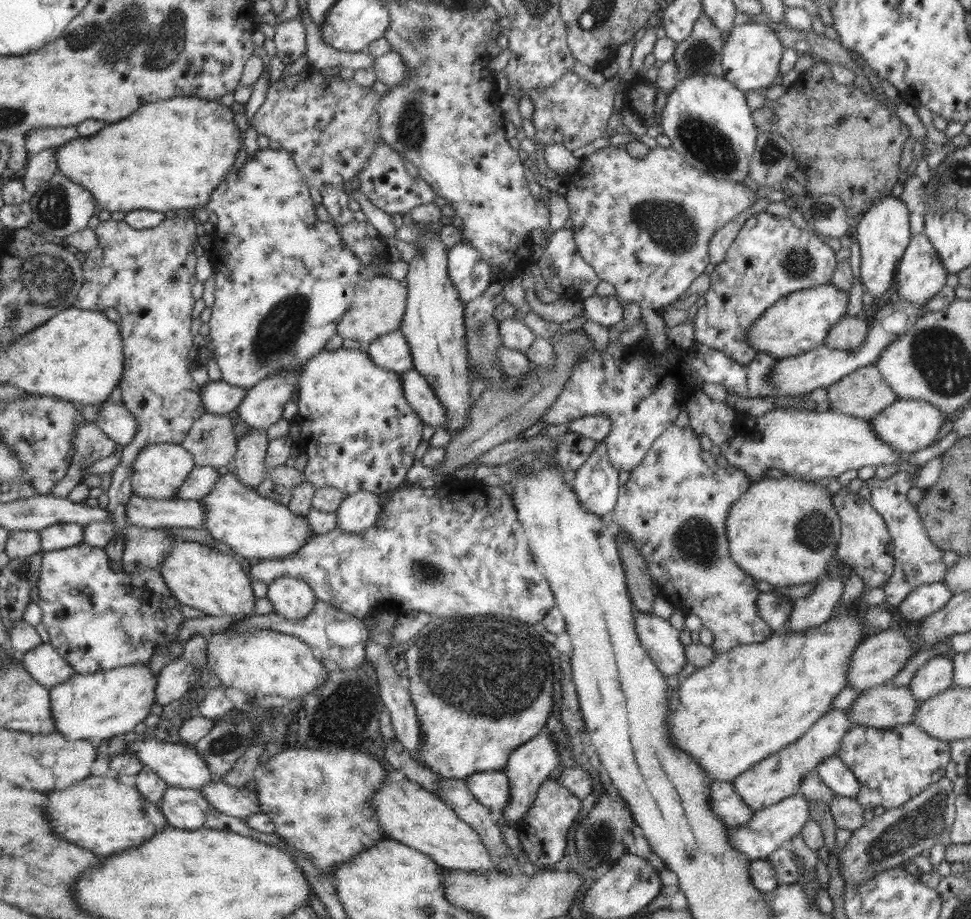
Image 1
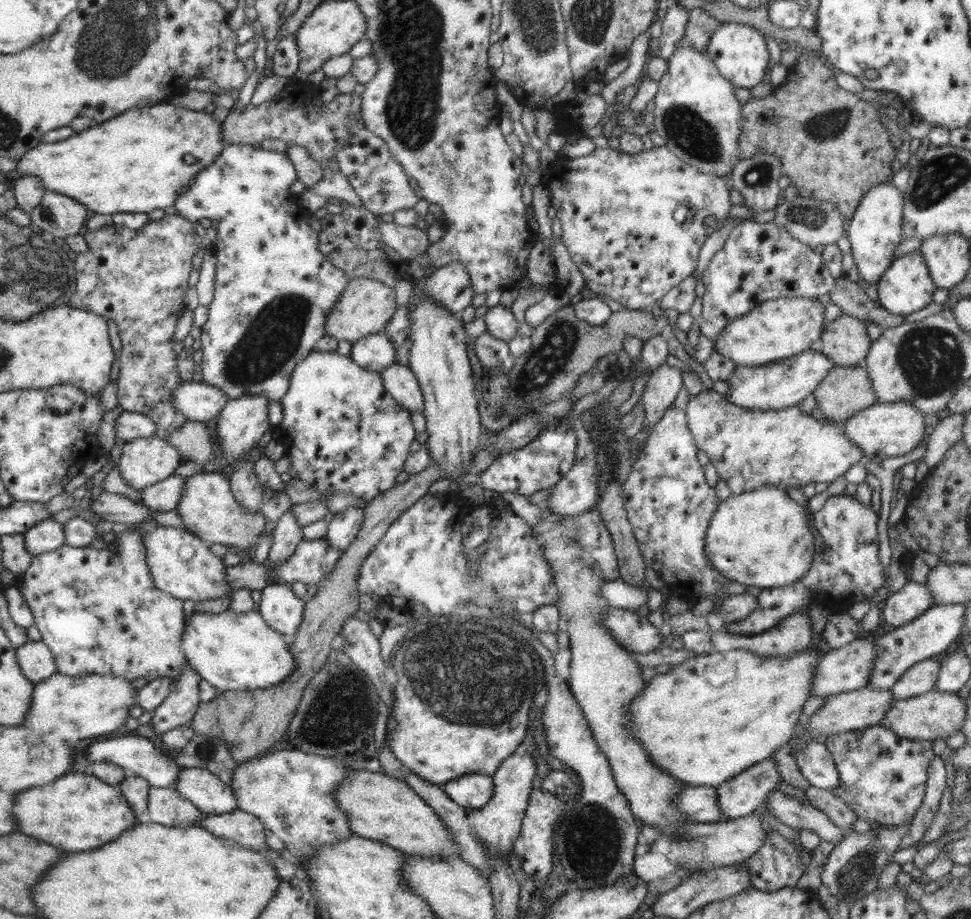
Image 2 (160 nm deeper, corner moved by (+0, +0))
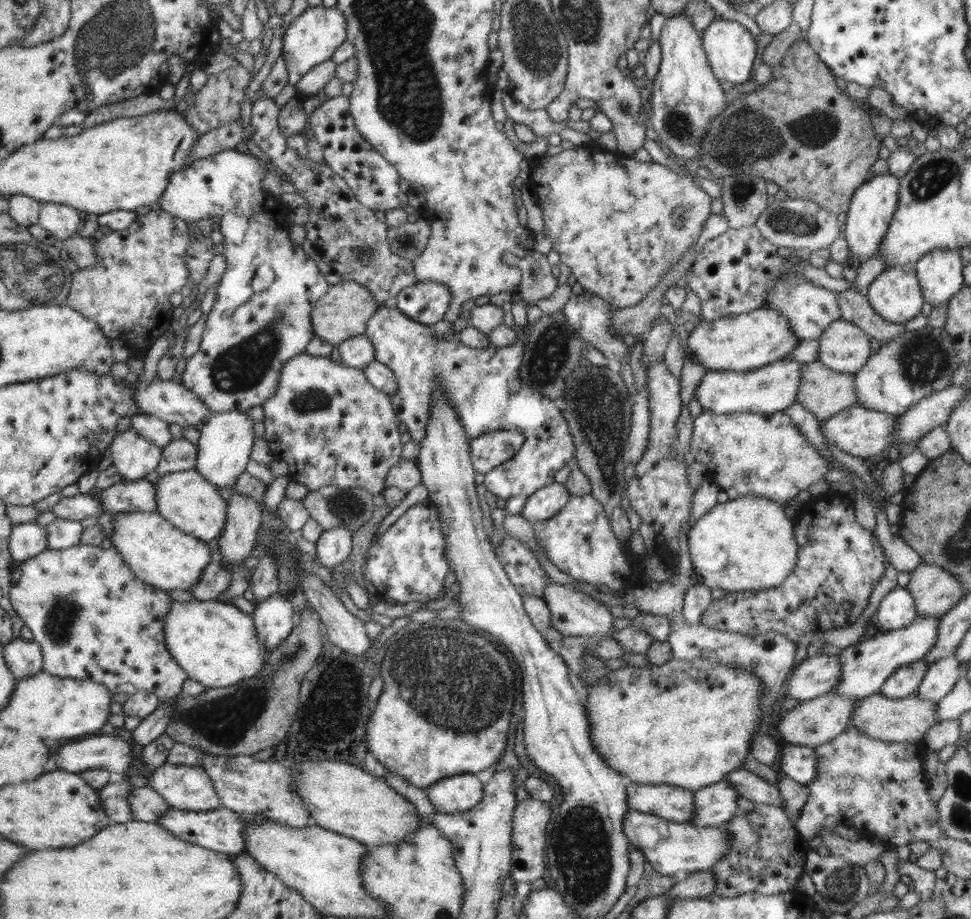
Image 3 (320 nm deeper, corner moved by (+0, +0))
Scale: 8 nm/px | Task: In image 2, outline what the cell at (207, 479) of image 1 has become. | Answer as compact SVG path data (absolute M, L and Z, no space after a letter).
M170 475L155 485L147 486L139 491L139 498L146 506L158 512L174 510L183 495L183 486L188 477Z

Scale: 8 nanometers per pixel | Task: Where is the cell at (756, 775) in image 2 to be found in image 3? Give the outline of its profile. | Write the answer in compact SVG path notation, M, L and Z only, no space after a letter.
M725 779L695 790L694 814L688 822L698 827L723 826L733 816L741 813L736 805L738 796L741 794L737 788Z

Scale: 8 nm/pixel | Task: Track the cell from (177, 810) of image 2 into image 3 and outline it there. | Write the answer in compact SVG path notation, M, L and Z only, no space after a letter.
M139 787L128 797L133 819L142 822L157 822L158 817L165 813L169 804L152 787Z

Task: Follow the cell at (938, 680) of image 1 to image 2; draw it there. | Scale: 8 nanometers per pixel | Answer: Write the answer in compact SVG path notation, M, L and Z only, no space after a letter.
M924 660L910 666L902 676L891 686L896 699L912 698L935 688L938 680L940 663L934 660Z

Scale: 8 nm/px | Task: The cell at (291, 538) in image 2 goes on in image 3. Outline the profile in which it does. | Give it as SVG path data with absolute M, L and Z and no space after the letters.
M265 555L263 558L253 562L253 574L251 576L250 590L254 593L256 607L261 601L276 594L279 590L278 571L276 570L276 559L274 555Z

